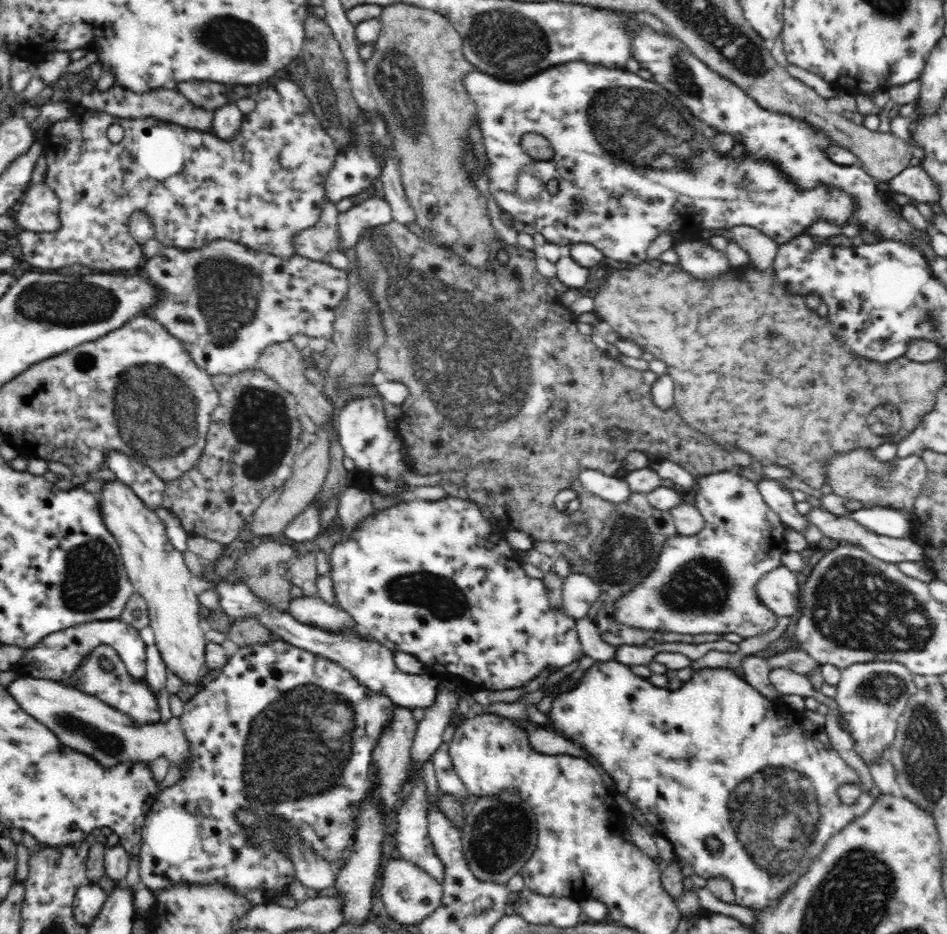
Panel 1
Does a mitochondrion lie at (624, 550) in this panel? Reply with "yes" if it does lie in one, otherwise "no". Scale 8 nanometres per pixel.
yes

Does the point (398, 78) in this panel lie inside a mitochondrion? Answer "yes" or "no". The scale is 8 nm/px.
yes

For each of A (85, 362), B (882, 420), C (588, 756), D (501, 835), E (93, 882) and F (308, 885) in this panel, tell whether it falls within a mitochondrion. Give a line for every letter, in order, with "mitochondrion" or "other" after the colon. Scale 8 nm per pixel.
A: mitochondrion
B: mitochondrion
C: other
D: mitochondrion
E: other
F: other

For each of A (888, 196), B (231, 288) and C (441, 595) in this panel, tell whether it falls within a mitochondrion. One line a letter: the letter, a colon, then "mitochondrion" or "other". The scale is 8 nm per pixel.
A: other
B: mitochondrion
C: mitochondrion

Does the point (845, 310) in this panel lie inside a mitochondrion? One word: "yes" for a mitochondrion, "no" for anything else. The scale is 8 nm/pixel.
no

